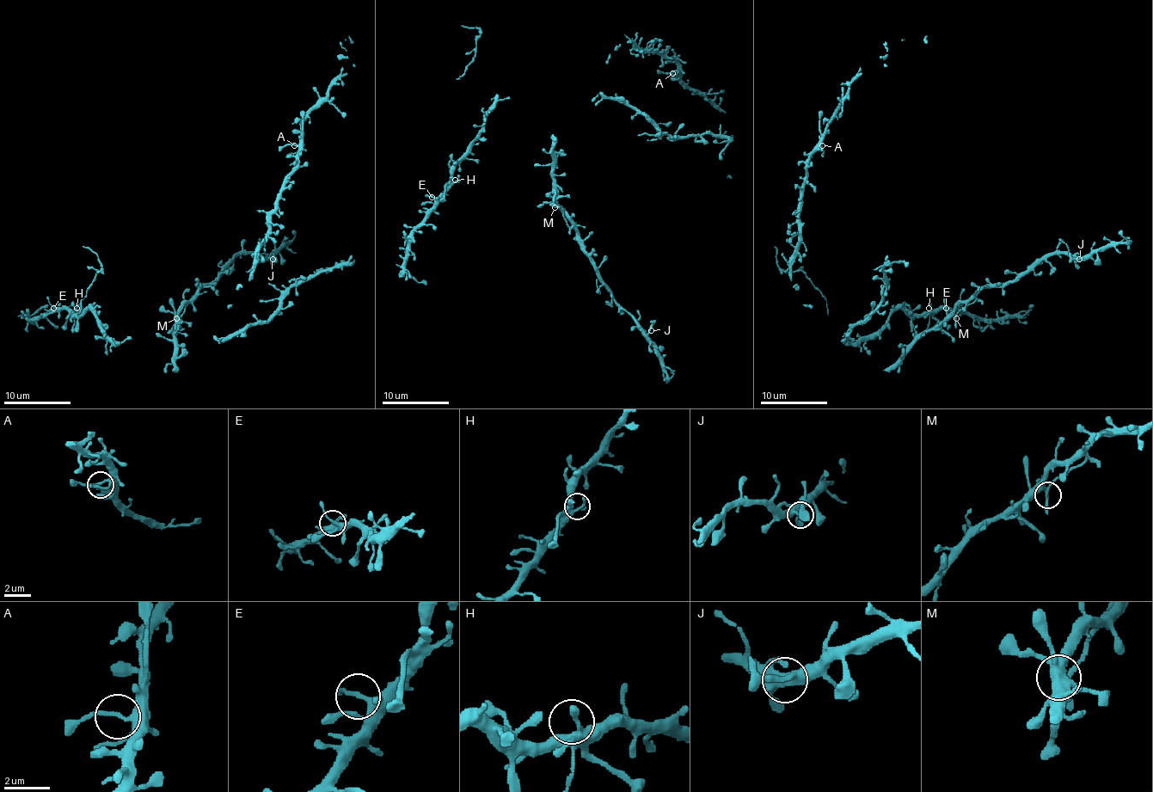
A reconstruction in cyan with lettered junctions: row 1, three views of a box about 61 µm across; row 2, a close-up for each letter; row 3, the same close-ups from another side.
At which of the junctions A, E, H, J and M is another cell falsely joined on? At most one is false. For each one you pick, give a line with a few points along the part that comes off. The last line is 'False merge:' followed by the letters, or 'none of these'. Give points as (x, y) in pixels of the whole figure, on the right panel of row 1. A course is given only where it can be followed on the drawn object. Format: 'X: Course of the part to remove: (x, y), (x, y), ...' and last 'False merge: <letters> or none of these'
M: Course of the part to remove: (955, 317), (976, 296)
False merge: M

